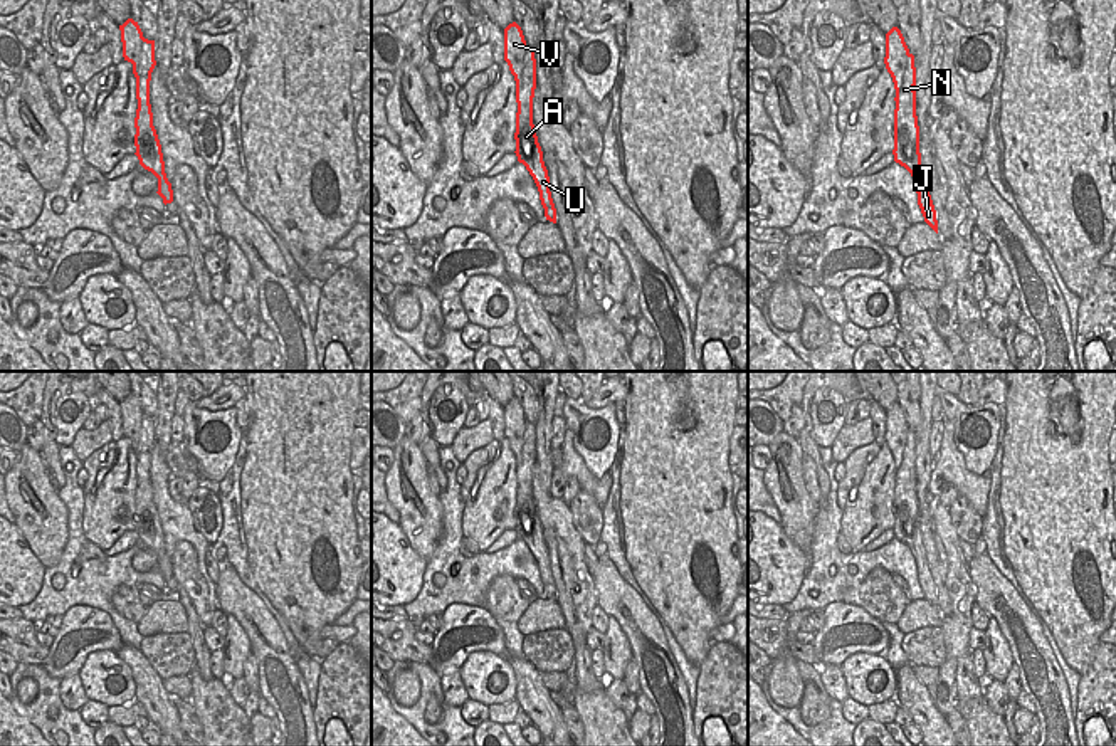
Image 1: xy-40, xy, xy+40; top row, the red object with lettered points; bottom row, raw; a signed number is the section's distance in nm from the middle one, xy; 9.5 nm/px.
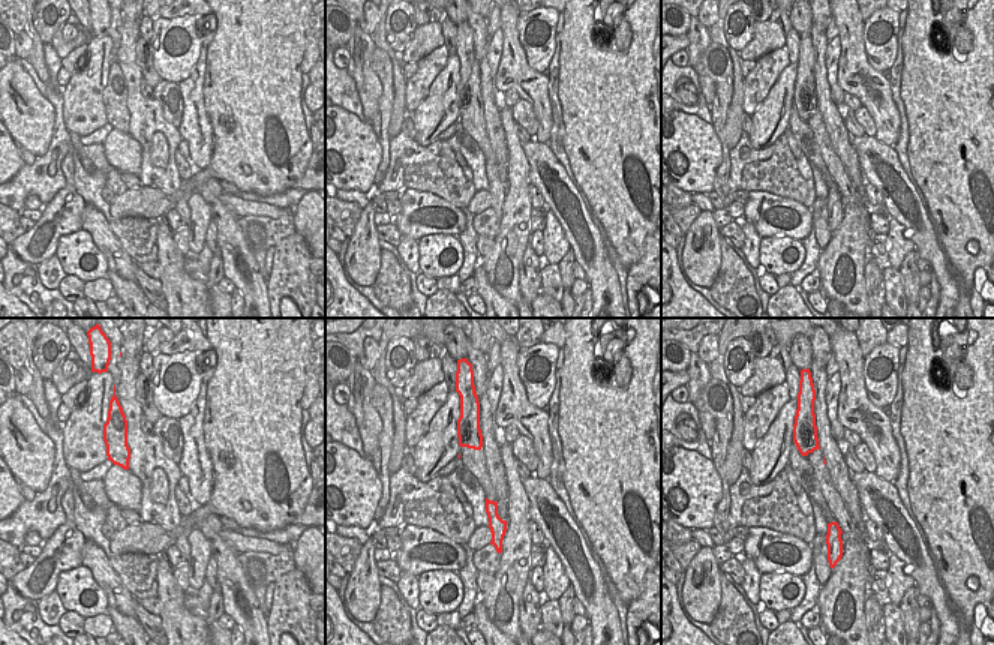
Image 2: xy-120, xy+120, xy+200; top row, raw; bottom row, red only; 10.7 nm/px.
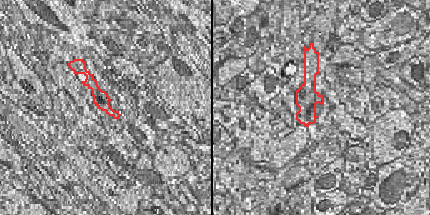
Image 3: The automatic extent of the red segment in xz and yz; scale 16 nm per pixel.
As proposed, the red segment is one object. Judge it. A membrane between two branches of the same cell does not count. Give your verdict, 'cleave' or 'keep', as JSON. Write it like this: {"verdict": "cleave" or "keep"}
{"verdict": "cleave"}

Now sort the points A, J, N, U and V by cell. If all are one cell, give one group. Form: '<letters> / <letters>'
A J U / N V

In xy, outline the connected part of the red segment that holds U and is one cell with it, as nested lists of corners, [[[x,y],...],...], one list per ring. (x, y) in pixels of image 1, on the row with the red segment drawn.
[[[529,119],[529,124],[524,128],[521,128],[519,123],[516,123],[514,139],[516,139],[514,153],[518,156],[518,161],[526,166],[526,170],[529,171],[538,186],[540,200],[545,208],[545,217],[546,220],[556,223],[556,208],[550,192],[550,176],[543,161],[543,151],[538,143],[533,119]]]

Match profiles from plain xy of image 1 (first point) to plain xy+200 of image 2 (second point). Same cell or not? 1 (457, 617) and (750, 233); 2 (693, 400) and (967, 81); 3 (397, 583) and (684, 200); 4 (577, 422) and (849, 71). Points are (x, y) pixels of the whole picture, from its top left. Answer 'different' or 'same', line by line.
1: different
2: same
3: different
4: different

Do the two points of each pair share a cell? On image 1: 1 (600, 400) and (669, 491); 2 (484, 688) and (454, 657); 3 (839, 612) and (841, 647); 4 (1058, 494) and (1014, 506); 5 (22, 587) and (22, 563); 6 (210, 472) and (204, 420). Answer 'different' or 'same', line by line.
1: different
2: different
3: same
4: same
5: same
6: same

